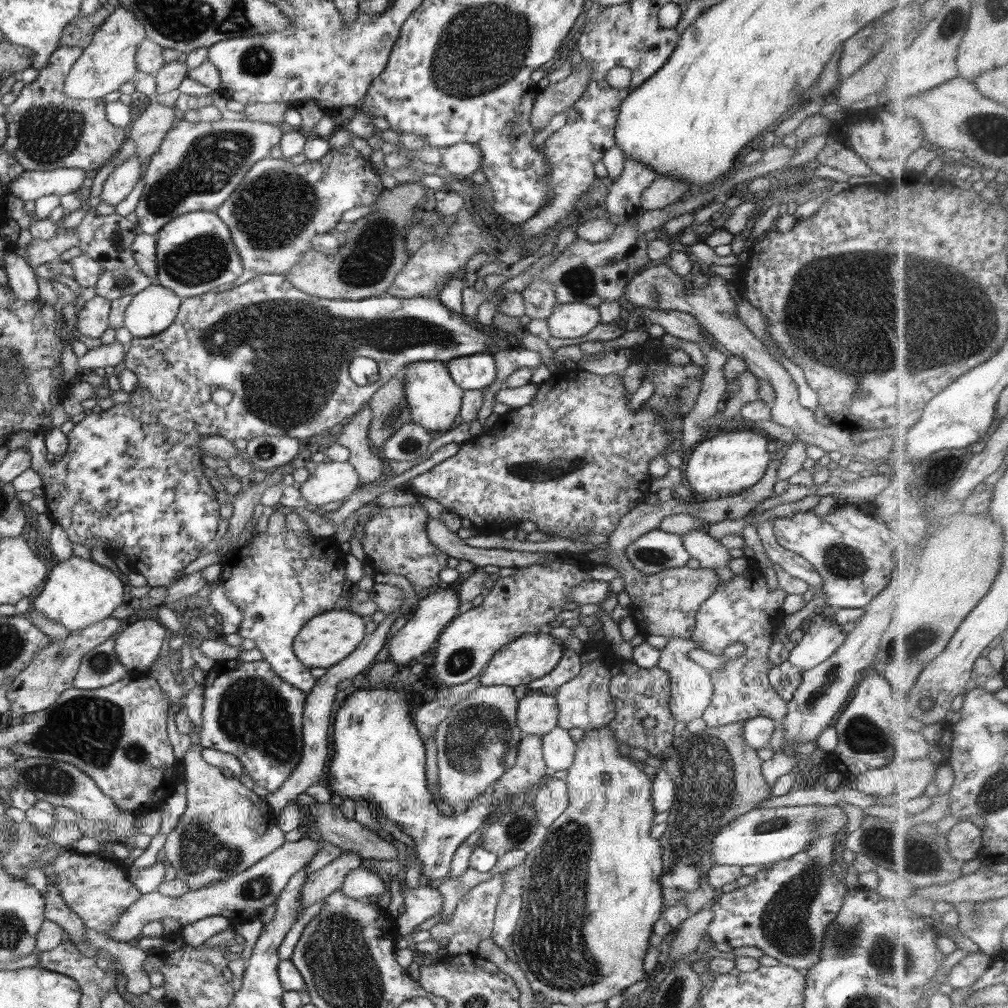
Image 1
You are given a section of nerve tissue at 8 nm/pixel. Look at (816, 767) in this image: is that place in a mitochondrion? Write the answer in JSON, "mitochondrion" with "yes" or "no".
{"mitochondrion":"no"}

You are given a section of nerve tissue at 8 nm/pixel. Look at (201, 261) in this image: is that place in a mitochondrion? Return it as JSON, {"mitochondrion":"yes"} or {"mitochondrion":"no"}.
{"mitochondrion":"yes"}

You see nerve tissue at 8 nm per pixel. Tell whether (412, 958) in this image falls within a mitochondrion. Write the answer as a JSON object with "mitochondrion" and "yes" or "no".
{"mitochondrion":"no"}

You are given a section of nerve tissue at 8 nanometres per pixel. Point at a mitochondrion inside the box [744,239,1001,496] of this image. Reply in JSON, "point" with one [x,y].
{"point":[956,325]}

